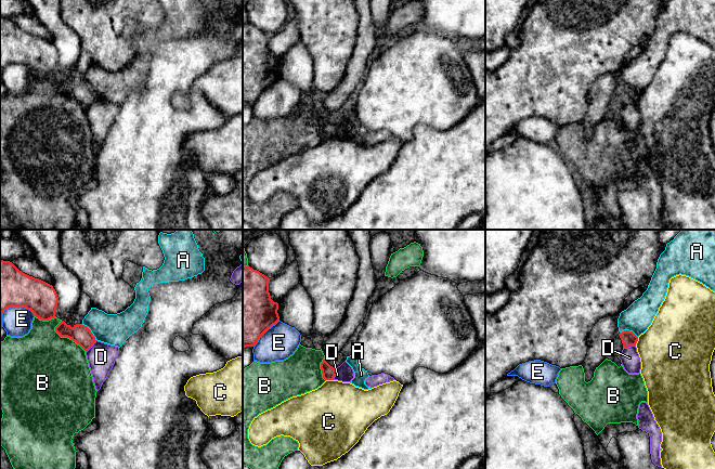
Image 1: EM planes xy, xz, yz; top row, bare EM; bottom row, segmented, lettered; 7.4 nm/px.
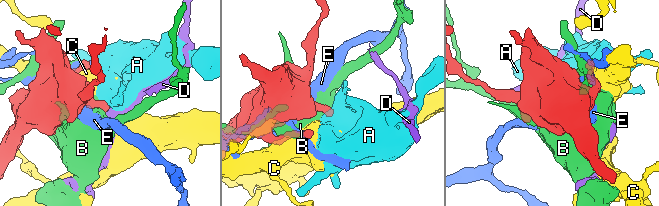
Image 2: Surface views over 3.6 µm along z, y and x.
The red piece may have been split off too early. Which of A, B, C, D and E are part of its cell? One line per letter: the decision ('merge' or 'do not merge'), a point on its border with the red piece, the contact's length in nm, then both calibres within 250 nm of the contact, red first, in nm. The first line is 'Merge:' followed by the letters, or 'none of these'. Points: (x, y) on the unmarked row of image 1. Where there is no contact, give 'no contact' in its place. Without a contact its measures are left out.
Merge: none of these
A: do not merge; contact xy (90, 89); length 170 nm; calibres 150 and 240 nm
B: do not merge; contact xy (65, 93); length 300 nm; calibres 150 and 480 nm
C: do not merge; contact yz (637, 98); length 70 nm; calibres 110 and 460 nm
D: do not merge; contact yz (628, 103); length 100 nm; calibres 110 and 140 nm
E: do not merge; contact xz (264, 89); length 280 nm; calibres 460 and 260 nm

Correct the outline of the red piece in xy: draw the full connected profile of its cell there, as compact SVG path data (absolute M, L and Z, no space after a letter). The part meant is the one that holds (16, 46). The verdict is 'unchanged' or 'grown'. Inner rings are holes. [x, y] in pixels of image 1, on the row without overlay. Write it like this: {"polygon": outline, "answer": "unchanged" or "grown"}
{"polygon": "M0 17L0 84L2 70L11 64L24 64L36 75L56 75L58 54L52 42L20 28L12 19Z", "answer": "unchanged"}

